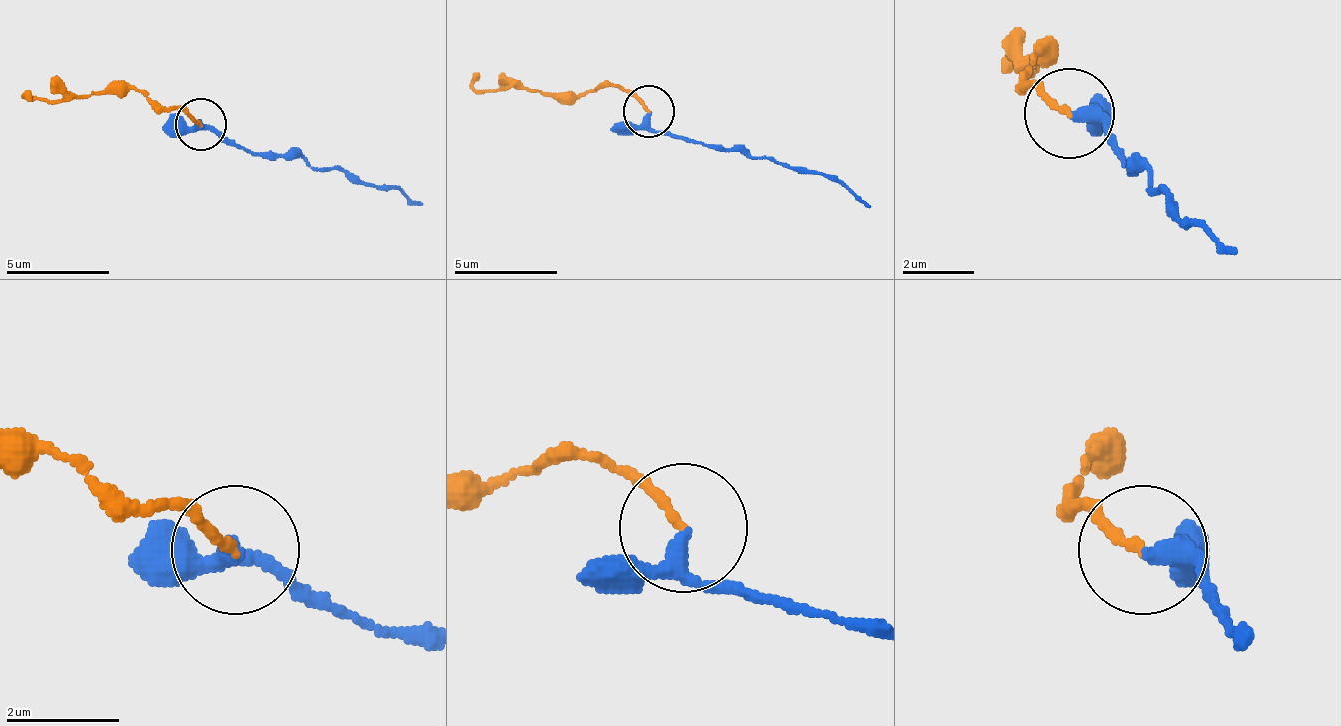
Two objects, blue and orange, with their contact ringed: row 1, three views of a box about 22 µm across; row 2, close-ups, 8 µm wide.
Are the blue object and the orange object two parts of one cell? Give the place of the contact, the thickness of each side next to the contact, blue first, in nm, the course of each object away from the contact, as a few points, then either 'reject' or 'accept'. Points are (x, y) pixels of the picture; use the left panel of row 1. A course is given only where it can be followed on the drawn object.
(201, 124) | 280/170 nm | blue via (199, 123), (256, 154), (292, 154), (313, 169), (390, 185), (421, 205) | orange via (199, 123), (168, 107), (153, 107), (132, 87), (29, 102), (29, 92) | accept

